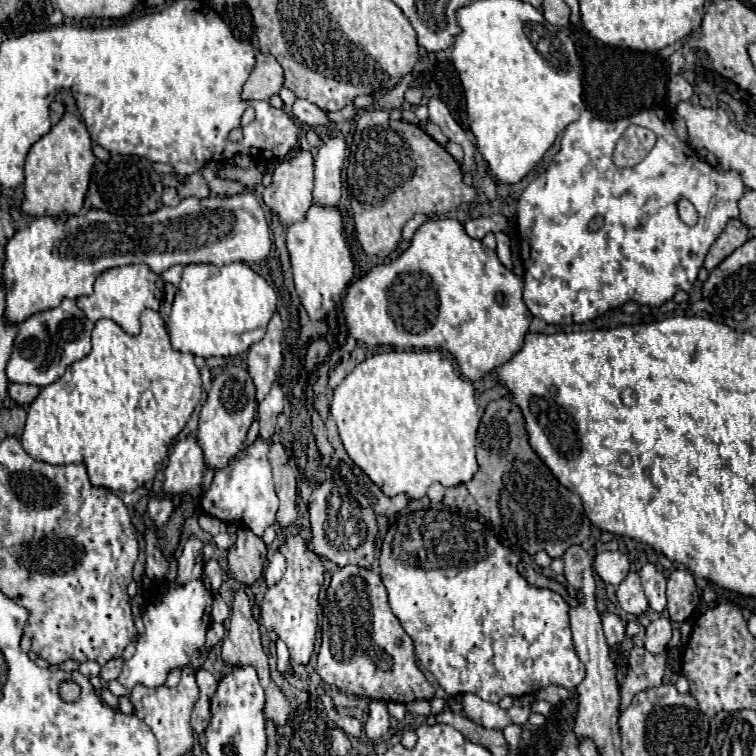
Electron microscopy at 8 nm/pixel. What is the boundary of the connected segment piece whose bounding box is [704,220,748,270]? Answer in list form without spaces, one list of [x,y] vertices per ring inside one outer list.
[[[730,220],[724,232],[718,236],[718,240],[710,246],[710,252],[704,262],[706,270],[714,270],[726,256],[730,256],[746,240],[748,240],[748,226],[744,226],[740,220]]]

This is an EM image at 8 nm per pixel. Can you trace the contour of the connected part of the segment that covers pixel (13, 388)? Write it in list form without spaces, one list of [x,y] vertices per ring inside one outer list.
[[[10,384],[8,392],[10,392],[10,398],[18,406],[28,406],[28,404],[34,402],[34,398],[40,392],[40,388],[38,386],[30,386],[30,384]]]

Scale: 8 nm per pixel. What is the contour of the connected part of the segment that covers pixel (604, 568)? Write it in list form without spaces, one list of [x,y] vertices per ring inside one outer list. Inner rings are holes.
[[[600,552],[594,558],[594,568],[606,584],[618,586],[626,578],[626,572],[630,572],[630,562],[622,552]]]

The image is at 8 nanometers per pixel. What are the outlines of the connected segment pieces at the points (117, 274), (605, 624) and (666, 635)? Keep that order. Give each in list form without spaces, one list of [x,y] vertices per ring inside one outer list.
[[[132,264],[132,266],[120,266],[110,268],[104,274],[98,276],[94,284],[94,294],[78,298],[78,308],[92,320],[98,322],[102,318],[114,320],[126,334],[136,336],[140,332],[140,314],[146,308],[158,310],[164,298],[164,282],[158,274],[152,274],[146,264]]]
[[[612,612],[600,614],[600,620],[602,620],[602,632],[604,632],[604,638],[606,638],[608,646],[620,644],[624,640],[624,624],[622,624],[622,620]]]
[[[660,616],[658,620],[650,622],[646,628],[646,638],[644,638],[644,646],[646,650],[658,654],[662,650],[666,650],[668,640],[672,638],[672,626],[668,616]]]

